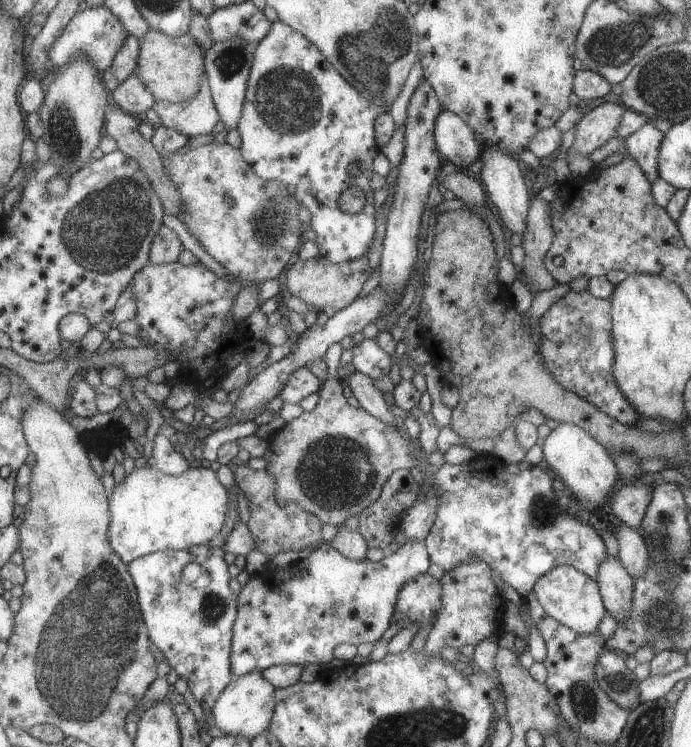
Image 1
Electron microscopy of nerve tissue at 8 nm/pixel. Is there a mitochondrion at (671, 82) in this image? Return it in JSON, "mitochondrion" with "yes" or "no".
{"mitochondrion":"yes"}

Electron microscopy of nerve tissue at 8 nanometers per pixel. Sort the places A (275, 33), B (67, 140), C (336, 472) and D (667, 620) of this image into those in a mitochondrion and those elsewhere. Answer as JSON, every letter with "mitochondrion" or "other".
{"A":"other","B":"mitochondrion","C":"mitochondrion","D":"mitochondrion"}

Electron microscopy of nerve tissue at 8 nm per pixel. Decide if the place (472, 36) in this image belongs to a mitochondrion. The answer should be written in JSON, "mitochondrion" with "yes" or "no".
{"mitochondrion":"yes"}

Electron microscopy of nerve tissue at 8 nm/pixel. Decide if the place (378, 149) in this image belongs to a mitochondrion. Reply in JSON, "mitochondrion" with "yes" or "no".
{"mitochondrion":"no"}

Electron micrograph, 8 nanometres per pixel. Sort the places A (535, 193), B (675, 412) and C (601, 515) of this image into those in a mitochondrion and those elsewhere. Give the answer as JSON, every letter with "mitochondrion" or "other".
{"A":"other","B":"other","C":"other"}

